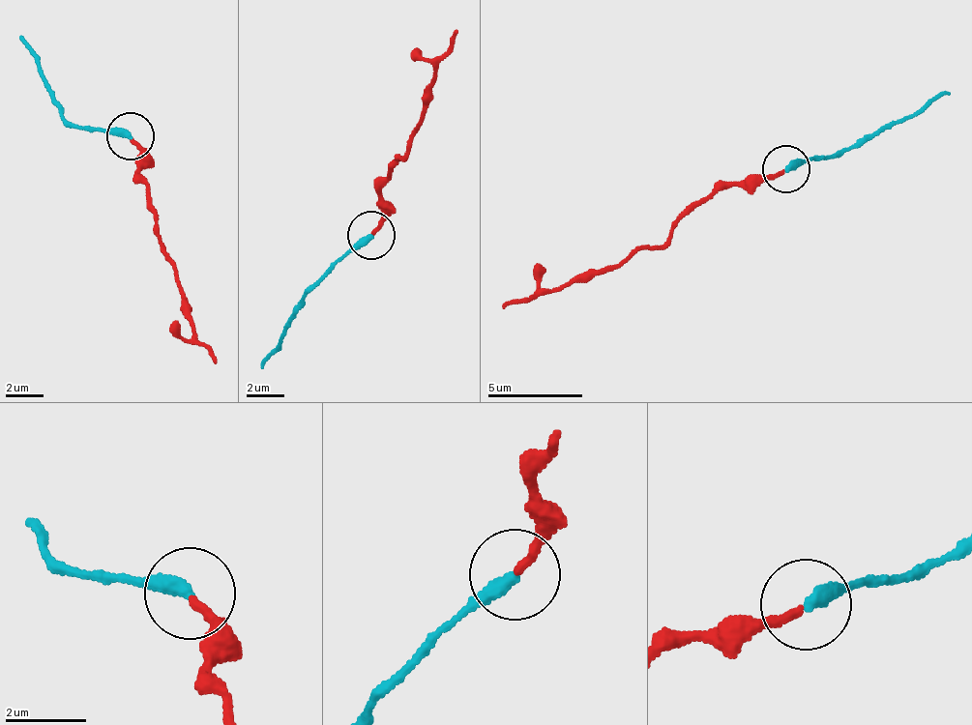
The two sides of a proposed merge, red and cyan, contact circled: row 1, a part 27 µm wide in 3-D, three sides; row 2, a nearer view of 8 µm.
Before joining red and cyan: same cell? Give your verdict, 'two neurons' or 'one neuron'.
one neuron

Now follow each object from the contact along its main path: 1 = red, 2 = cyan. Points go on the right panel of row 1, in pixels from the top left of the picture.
1: (784, 167), (770, 176), (718, 184), (662, 247), (633, 250), (613, 267), (538, 290), (505, 307)
2: (784, 167), (846, 153), (951, 93)

